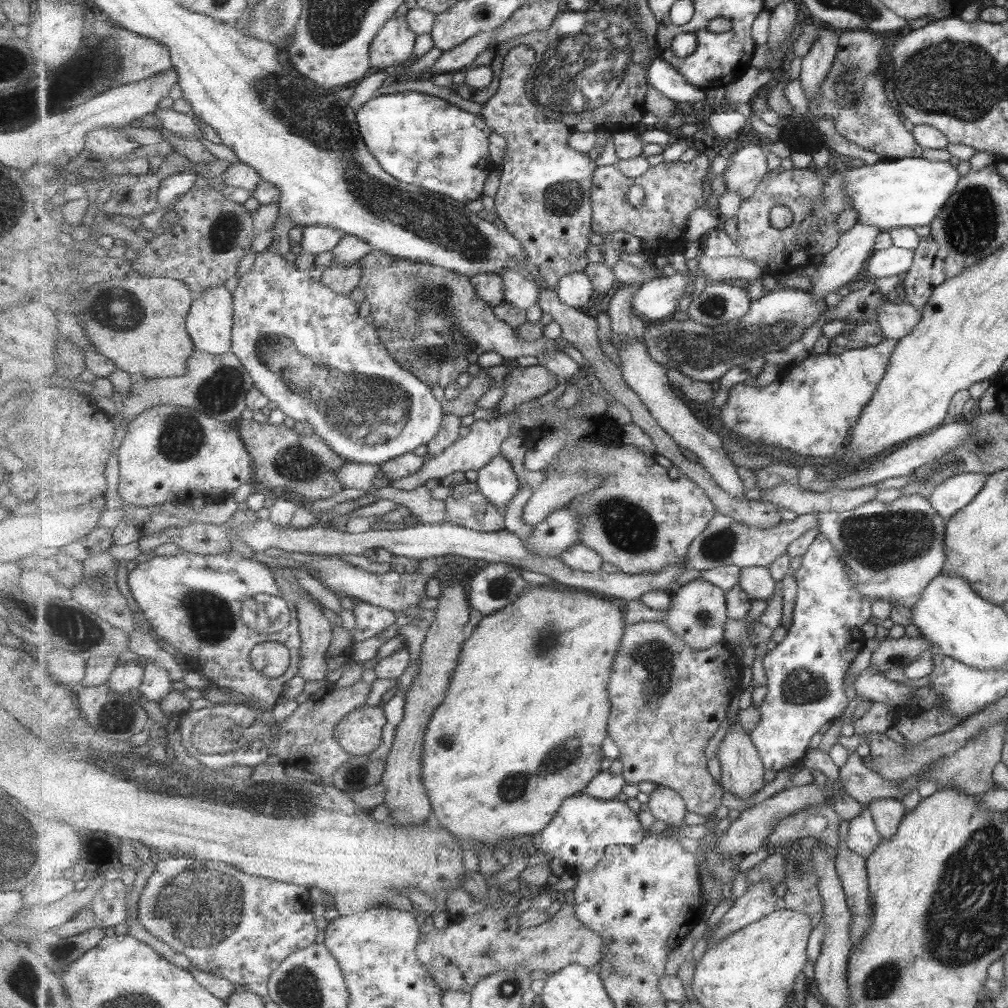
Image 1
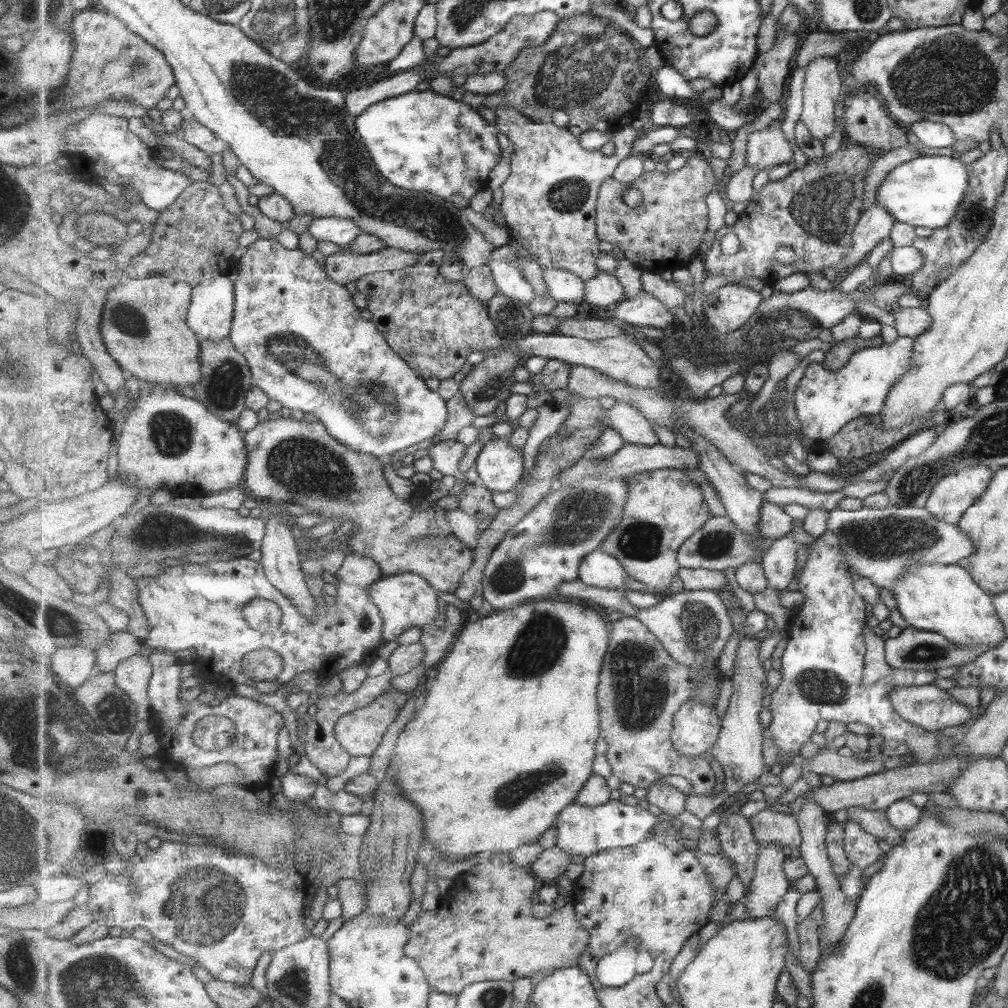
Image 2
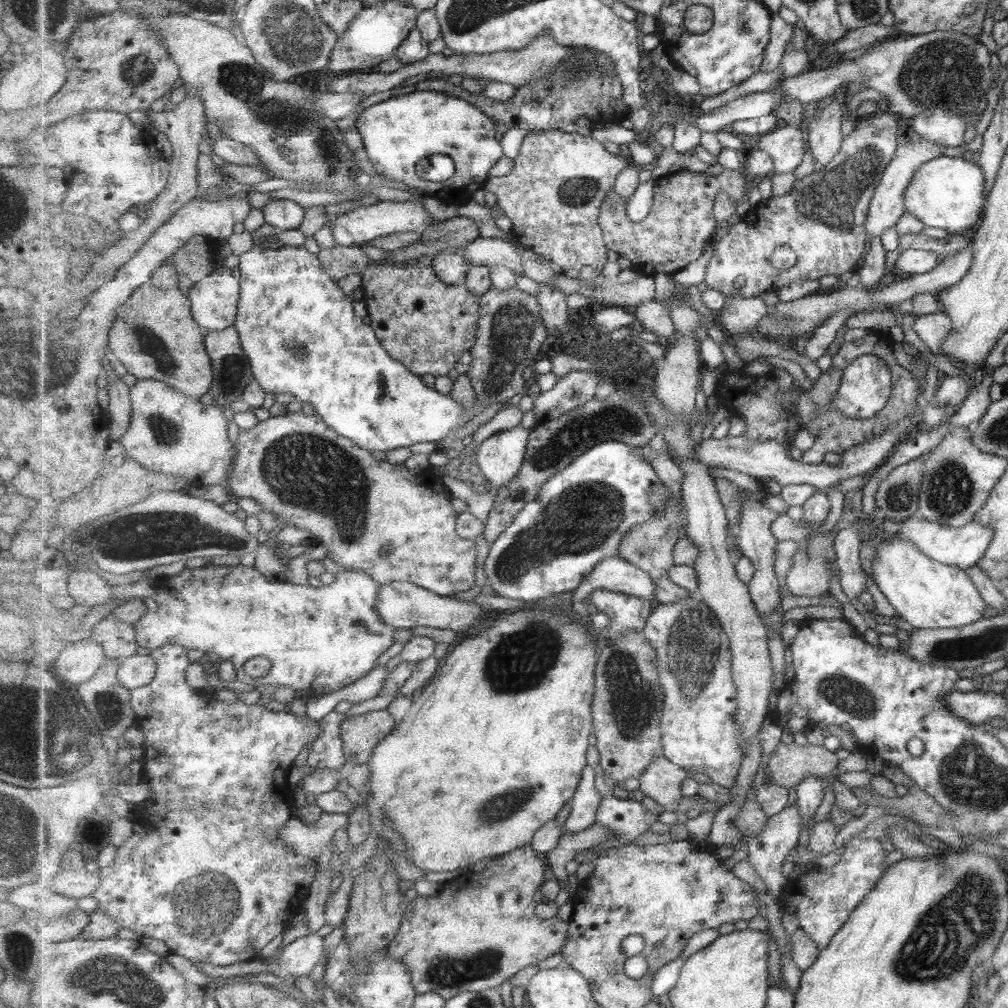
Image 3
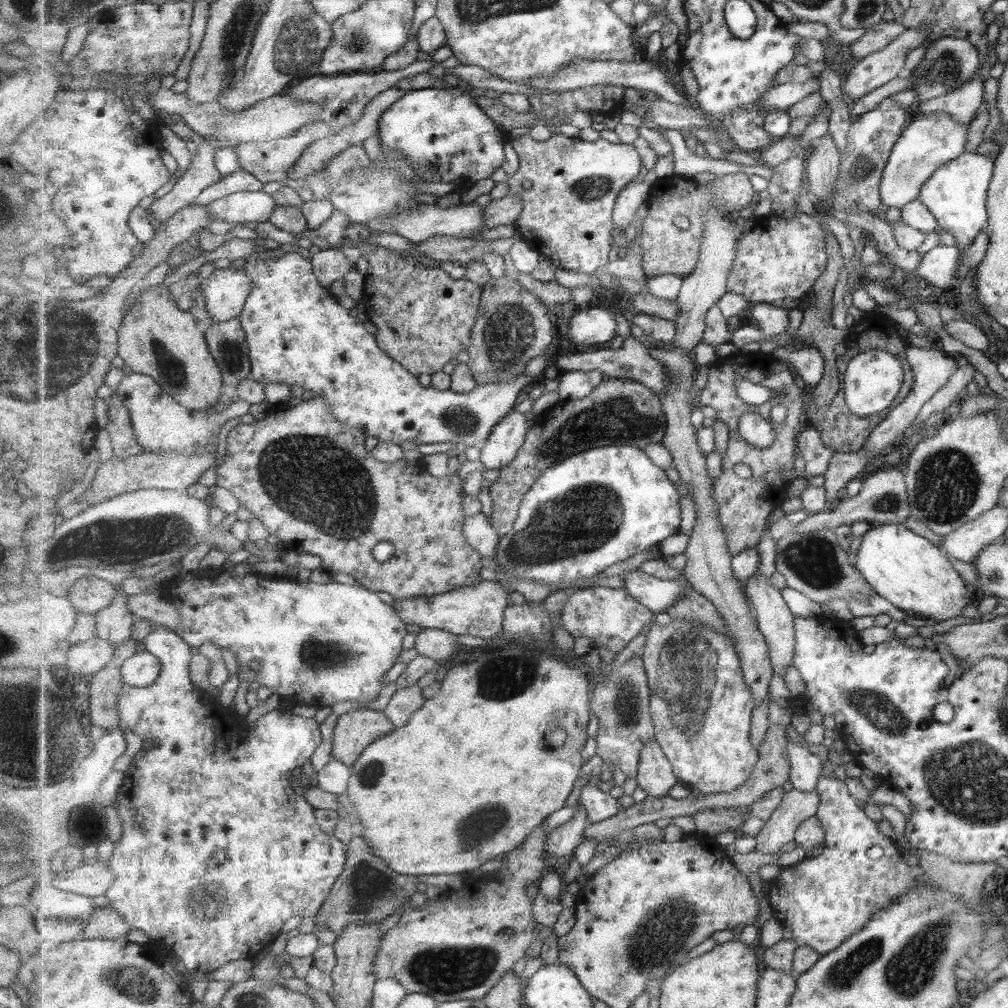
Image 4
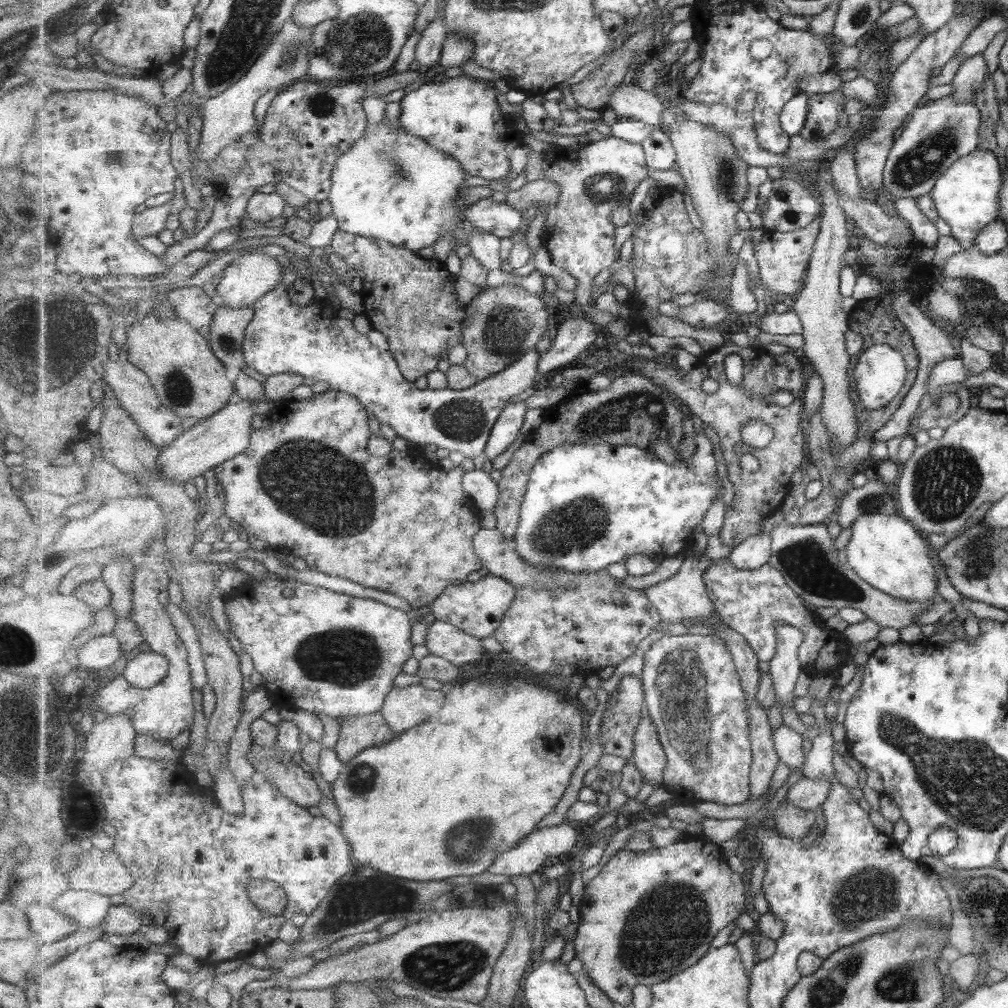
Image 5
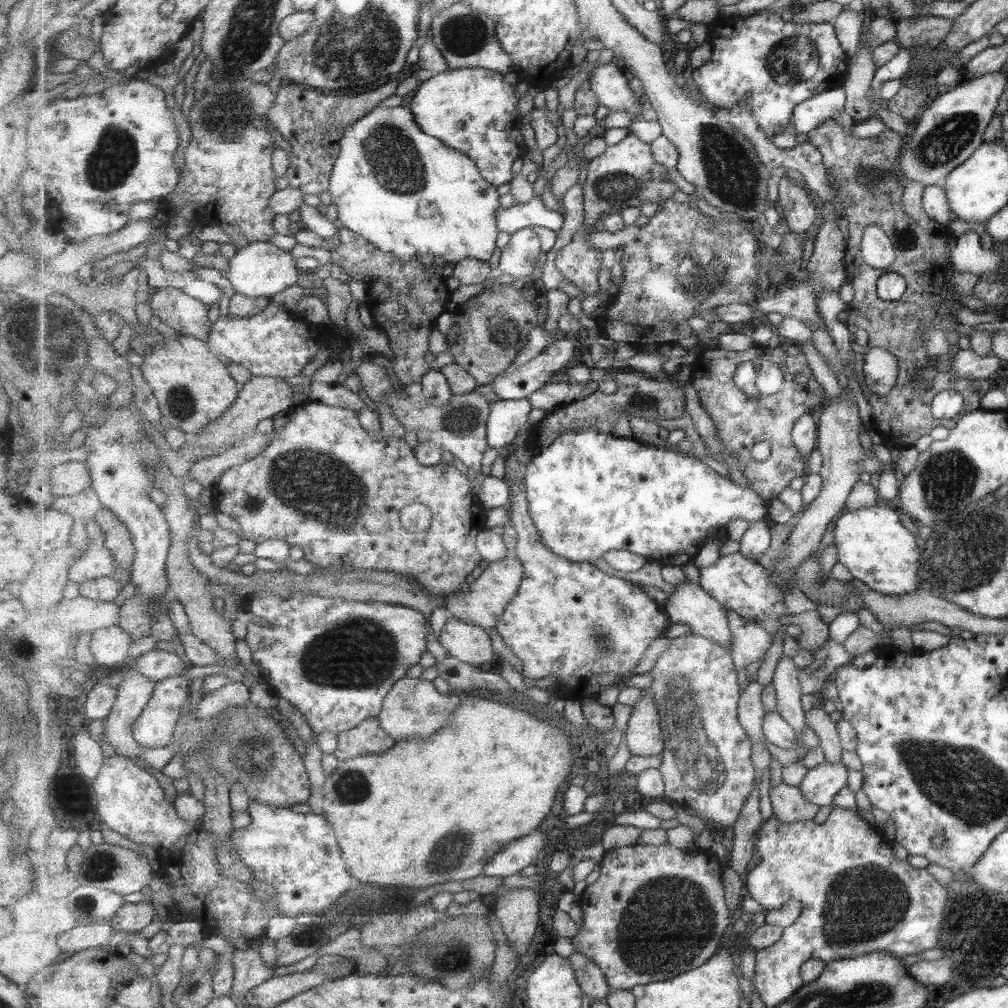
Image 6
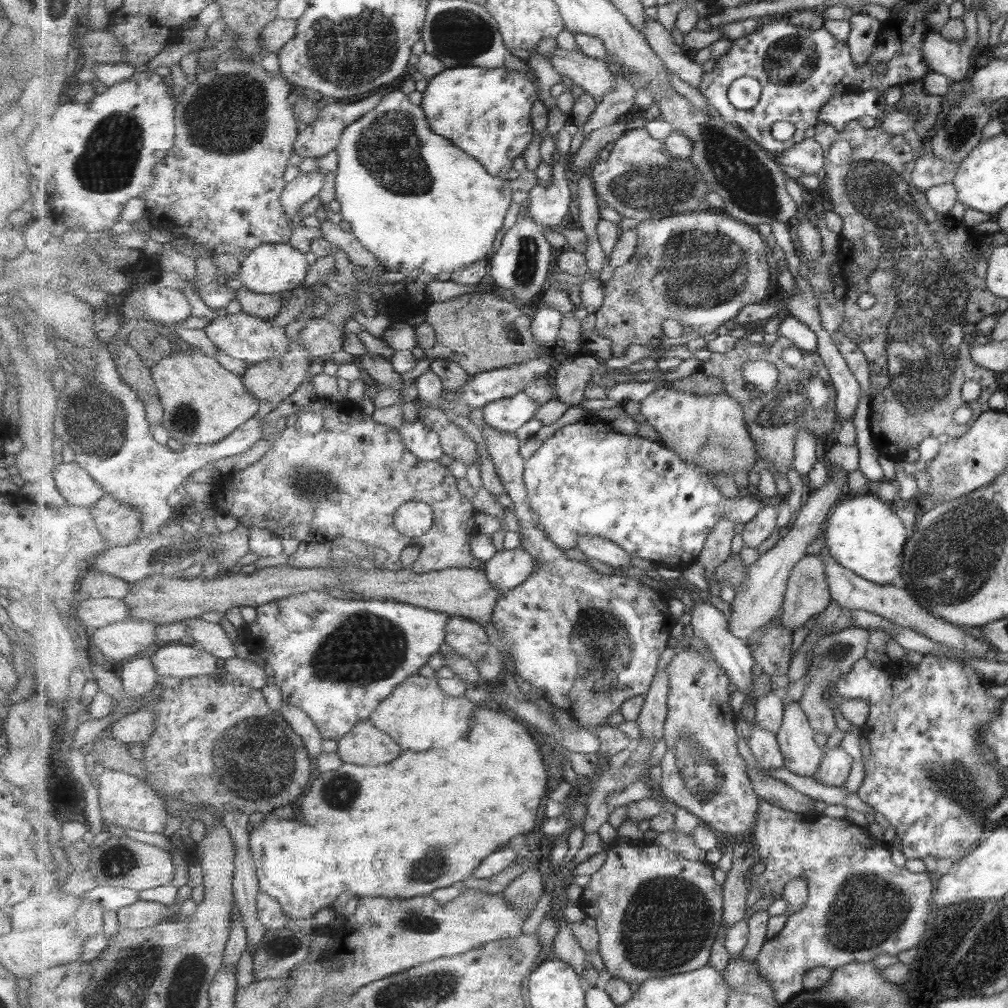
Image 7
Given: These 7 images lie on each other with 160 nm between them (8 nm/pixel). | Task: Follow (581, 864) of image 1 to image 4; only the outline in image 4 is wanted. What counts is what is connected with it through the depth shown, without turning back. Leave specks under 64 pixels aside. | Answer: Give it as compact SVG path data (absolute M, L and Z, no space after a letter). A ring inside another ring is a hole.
M590 780L581 790L578 804L585 805L590 823L601 822L624 812L617 798L603 792L597 782Z

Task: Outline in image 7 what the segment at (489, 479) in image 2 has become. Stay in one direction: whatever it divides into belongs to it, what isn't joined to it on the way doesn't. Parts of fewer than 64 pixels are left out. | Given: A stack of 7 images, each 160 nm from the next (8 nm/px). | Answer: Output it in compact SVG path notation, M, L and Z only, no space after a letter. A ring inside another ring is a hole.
M525 391L503 400L494 400L482 408L485 425L499 432L517 432L523 424L536 417L540 405Z

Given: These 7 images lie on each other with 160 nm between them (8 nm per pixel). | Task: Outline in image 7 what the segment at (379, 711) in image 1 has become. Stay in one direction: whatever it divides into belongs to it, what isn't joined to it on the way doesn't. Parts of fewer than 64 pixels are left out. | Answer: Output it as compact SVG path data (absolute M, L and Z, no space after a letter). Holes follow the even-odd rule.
M367 720L357 723L348 735L345 735L338 741L338 751L336 754L347 764L374 766L389 764L389 762L397 760L403 751L401 745L396 740L393 740L389 733L377 728L373 720Z

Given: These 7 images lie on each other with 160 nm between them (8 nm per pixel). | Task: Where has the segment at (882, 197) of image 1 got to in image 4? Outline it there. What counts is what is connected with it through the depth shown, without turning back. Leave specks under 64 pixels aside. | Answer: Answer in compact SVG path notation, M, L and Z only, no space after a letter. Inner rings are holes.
M963 153L957 159L937 168L932 178L925 182L918 200L936 220L937 228L949 233L959 251L966 249L972 240L987 226L987 193L993 162L979 154Z

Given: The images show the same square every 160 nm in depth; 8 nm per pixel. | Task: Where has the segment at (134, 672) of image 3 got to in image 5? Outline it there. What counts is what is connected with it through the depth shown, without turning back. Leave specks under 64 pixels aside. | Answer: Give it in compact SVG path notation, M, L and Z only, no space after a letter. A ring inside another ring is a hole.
M154 651L139 653L128 660L124 668L123 678L126 684L136 689L157 687L170 670L168 658Z

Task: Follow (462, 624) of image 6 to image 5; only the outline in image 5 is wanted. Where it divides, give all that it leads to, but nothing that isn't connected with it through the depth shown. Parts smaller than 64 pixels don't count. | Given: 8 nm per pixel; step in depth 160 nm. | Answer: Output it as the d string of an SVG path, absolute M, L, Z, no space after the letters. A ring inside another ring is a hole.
M435 621L428 628L426 640L430 655L447 659L459 667L481 659L486 652L479 638L444 621Z

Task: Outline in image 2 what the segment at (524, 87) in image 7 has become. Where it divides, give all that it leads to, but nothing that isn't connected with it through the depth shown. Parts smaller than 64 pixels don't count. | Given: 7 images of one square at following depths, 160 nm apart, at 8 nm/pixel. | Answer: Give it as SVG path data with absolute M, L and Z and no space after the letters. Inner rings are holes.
M433 89L413 91L371 105L361 116L354 118L356 130L369 149L372 160L389 182L415 192L427 192L453 202L465 209L471 198L487 187L491 170L499 164L504 150L499 148L496 126L485 120L475 107L443 96Z

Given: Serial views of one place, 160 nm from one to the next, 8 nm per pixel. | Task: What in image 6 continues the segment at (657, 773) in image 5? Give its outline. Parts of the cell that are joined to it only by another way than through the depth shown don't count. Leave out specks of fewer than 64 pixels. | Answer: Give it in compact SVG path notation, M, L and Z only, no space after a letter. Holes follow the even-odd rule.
M648 690L645 697L635 704L627 724L627 746L633 756L662 755L665 751L665 738L660 720L657 703Z

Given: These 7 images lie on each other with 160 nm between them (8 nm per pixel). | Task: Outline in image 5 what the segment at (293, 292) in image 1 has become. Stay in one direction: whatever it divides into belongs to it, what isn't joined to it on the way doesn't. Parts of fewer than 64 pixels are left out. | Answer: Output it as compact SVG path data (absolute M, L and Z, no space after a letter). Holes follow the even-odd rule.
M291 267L285 268L285 280L281 280L283 284L279 284L253 305L256 309L255 316L247 327L244 342L244 355L248 366L265 377L293 373L312 378L314 382L327 382L332 390L356 396L364 404L369 417L374 417L381 425L393 428L396 434L406 441L422 446L435 444L448 451L461 452L467 458L475 458L488 446L493 427L500 420L505 408L512 404L511 398L531 390L538 377L541 356L539 357L537 350L533 349L513 366L495 376L478 381L475 386L465 390L451 387L433 390L428 386L426 389L419 389L413 381L404 377L400 364L390 350L374 347L371 340L367 338L367 333L361 334L355 330L353 319L340 318L333 308L329 310L329 302L327 306L325 301L319 299L311 301L311 304L307 306L295 304L289 296L289 287L293 286L297 280L299 280L297 272Z

